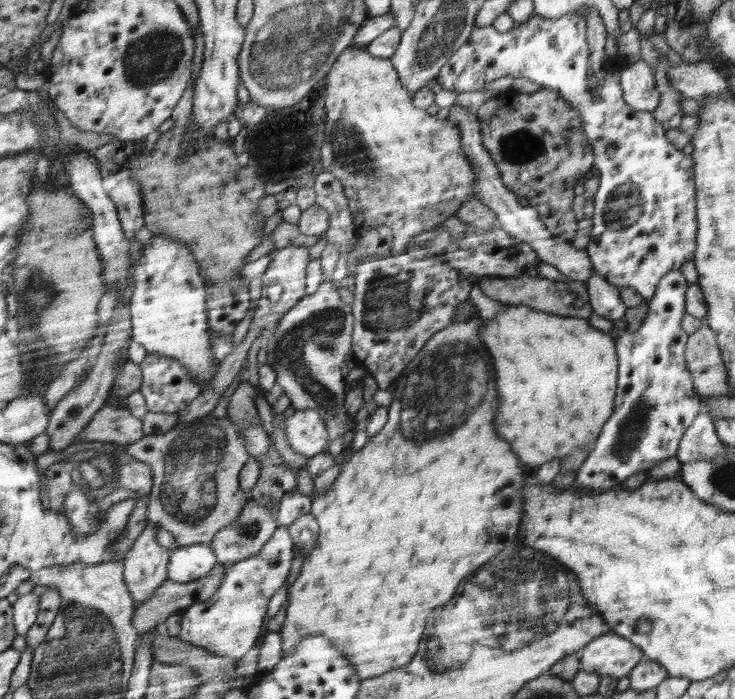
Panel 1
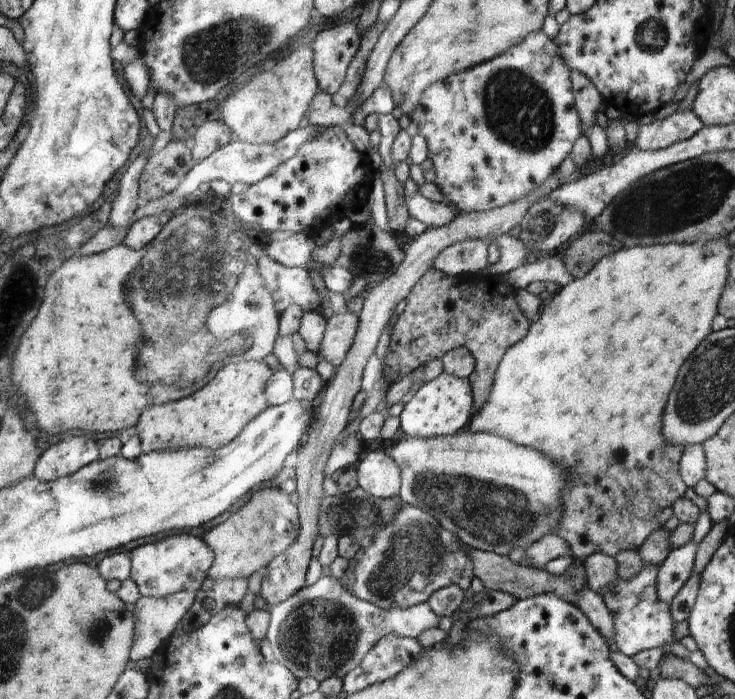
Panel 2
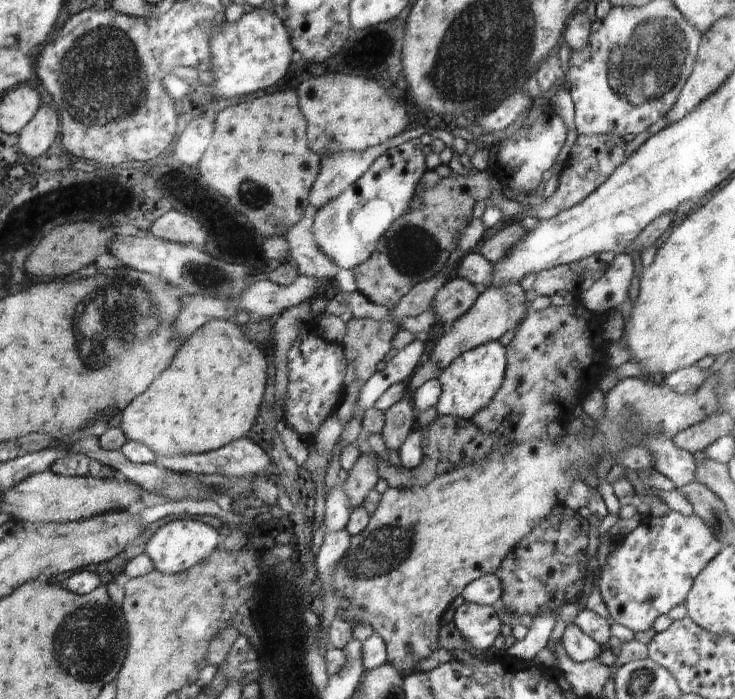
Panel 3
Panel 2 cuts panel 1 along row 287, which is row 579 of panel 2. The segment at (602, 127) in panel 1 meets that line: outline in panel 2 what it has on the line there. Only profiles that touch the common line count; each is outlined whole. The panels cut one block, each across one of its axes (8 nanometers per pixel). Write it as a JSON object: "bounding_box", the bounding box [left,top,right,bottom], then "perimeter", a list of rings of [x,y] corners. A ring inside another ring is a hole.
{"bounding_box":[604,562,674,657],"perimeter":[[[643,562],[640,574],[634,580],[620,580],[604,592],[604,602],[612,614],[616,626],[616,648],[626,656],[632,657],[640,650],[648,650],[654,646],[670,644],[674,640],[674,616],[671,604],[664,604],[657,597],[659,566]]]}

